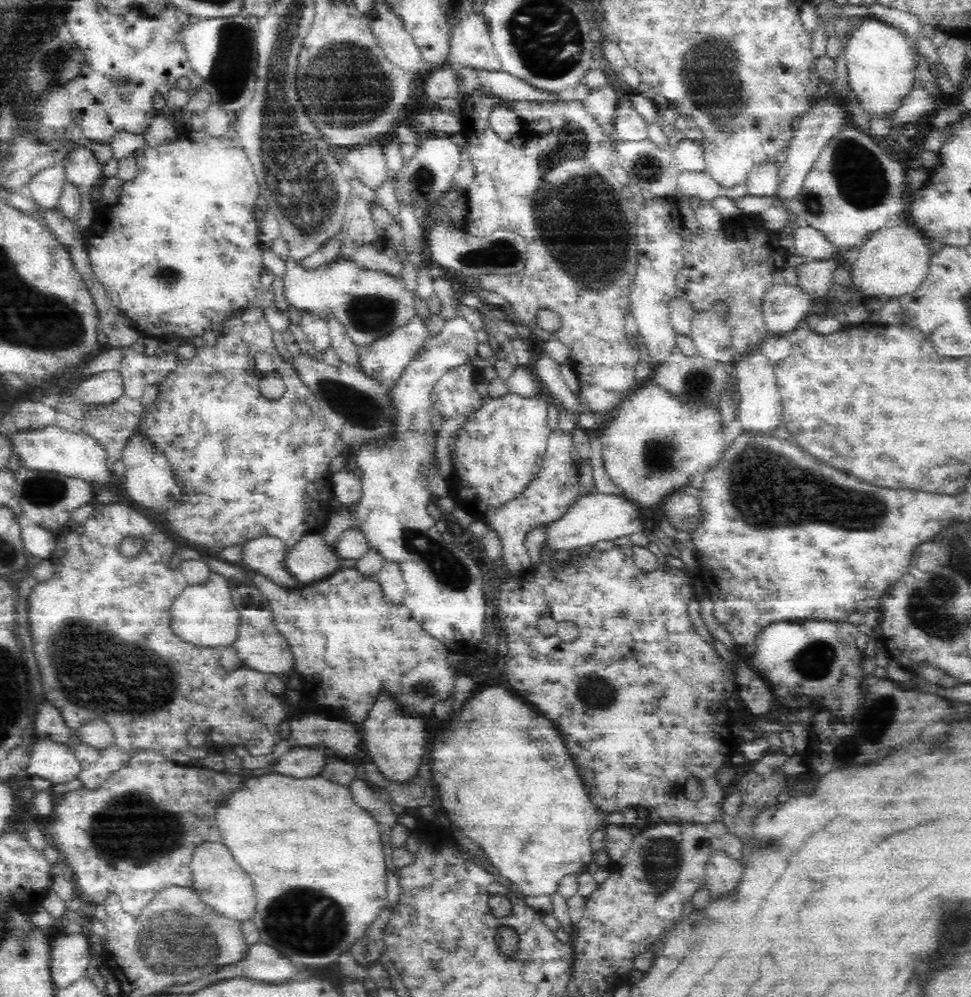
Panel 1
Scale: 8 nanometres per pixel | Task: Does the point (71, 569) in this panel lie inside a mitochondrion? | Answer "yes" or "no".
no

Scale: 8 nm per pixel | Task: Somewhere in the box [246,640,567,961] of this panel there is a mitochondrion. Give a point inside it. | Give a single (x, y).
(302, 916)

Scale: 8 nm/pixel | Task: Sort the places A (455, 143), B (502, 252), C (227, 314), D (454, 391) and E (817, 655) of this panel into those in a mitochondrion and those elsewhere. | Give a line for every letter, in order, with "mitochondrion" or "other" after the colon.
A: other
B: mitochondrion
C: other
D: other
E: mitochondrion

